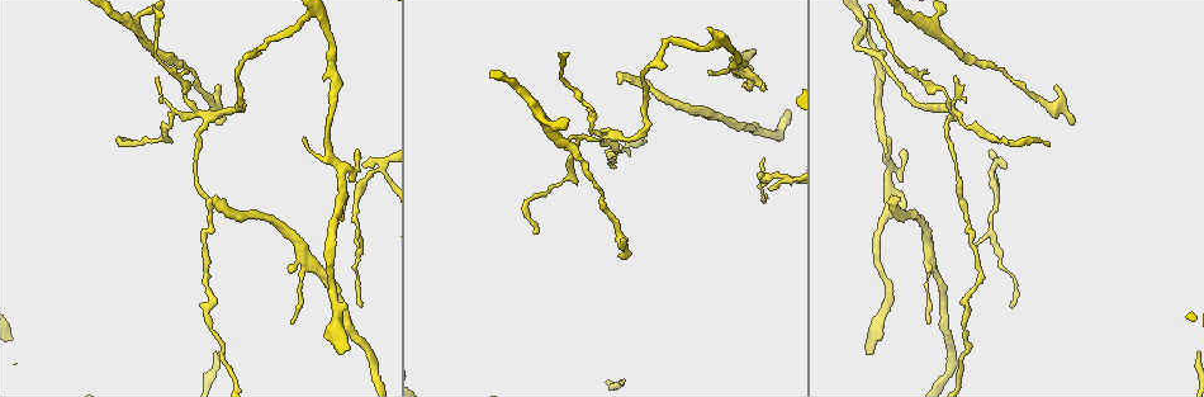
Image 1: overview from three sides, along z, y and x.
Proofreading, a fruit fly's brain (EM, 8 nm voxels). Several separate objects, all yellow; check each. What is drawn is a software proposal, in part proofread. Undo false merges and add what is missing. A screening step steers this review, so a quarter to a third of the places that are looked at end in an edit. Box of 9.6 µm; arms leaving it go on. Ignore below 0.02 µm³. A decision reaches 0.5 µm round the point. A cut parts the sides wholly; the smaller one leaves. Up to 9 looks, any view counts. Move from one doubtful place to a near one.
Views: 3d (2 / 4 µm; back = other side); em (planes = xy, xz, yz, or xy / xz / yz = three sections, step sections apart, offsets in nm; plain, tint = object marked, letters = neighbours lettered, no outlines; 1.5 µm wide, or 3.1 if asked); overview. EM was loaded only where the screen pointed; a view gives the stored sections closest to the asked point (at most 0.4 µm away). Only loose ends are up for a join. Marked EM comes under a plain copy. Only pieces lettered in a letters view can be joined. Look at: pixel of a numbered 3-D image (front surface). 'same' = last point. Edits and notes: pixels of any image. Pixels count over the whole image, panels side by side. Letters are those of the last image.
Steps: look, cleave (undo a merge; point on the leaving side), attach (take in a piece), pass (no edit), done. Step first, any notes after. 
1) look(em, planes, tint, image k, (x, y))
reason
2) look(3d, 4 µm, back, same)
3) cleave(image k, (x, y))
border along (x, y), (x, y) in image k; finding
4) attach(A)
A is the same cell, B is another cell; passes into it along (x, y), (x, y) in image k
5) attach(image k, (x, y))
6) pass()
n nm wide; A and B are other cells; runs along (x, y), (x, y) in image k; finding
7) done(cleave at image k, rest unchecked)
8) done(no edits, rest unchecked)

look(3d, 4 µm, image 1, (898, 200))

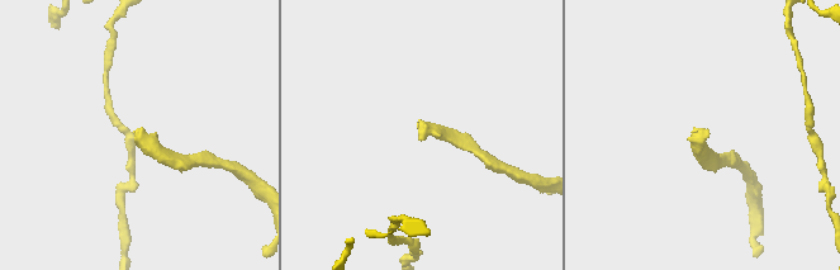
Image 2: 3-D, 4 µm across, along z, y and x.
look(em, planes, letters, image 2, (134, 133))
shape alone is not enough

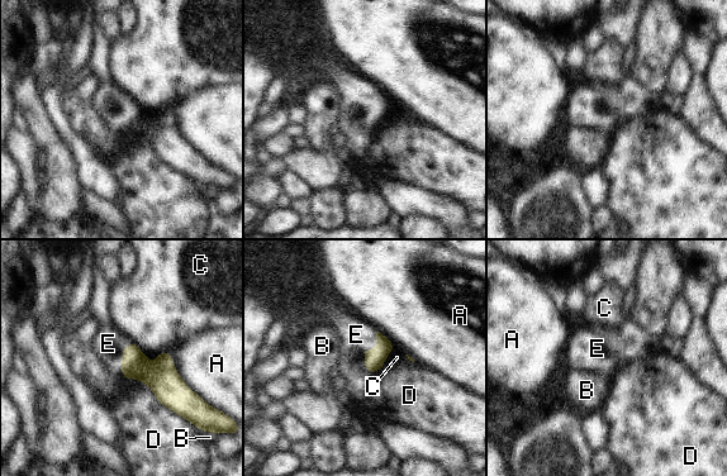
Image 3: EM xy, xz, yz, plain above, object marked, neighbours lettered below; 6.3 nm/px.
attach(E)
D touches over 460 nm; E is the same cell, A, B, C and D are other cells; passes into it along (375, 358), (369, 350), (356, 334) in image 3; the cell continues

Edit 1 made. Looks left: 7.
look(em, yz, step 8, tint, image 1, (870, 352))
thin end

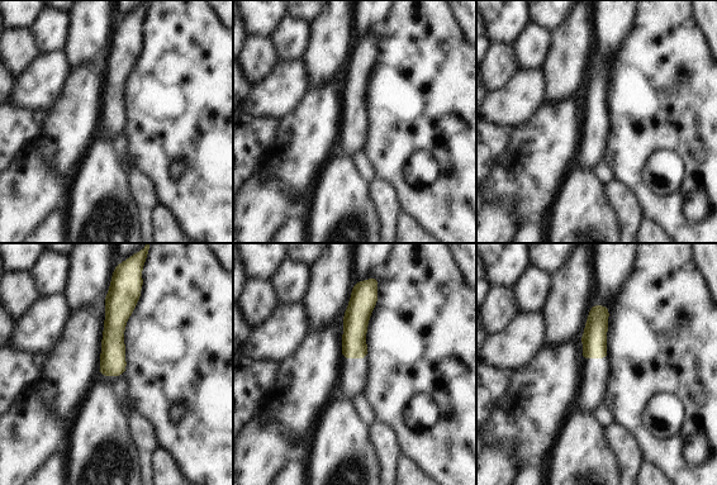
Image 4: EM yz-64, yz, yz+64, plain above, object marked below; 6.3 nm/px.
look(em, planes, letters, same)

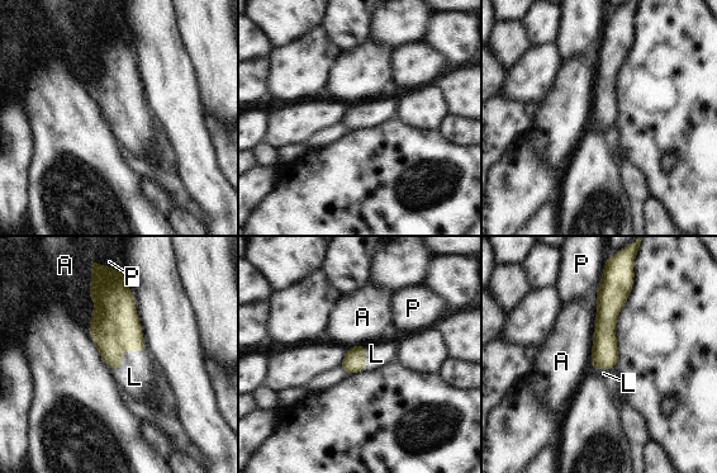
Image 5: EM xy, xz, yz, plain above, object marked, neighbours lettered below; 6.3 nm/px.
attach(L)
L is the same cell, A and P are other cells; passes into it along (114, 329), (122, 351), (134, 377) in image 5; it goes on there

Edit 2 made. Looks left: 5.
look(overview)
redraw

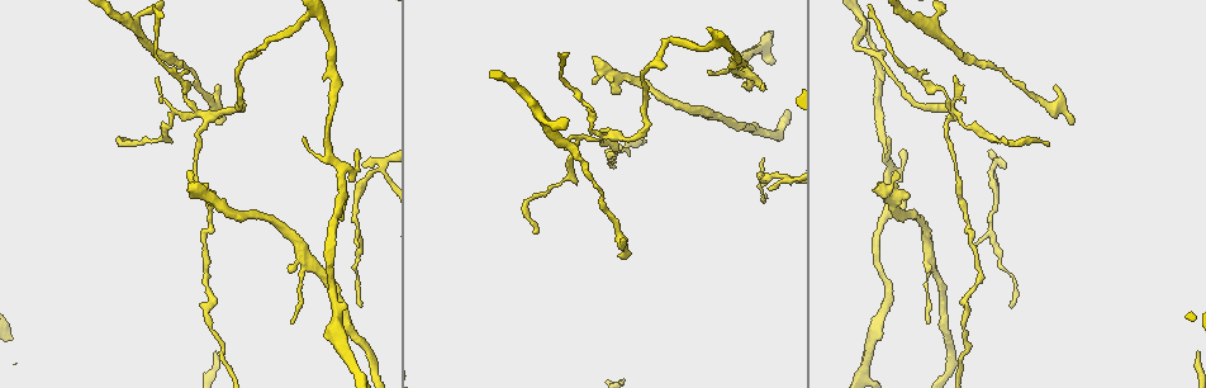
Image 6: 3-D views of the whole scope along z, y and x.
look(3d, 4 µm, back, image 6, (1070, 123))
thin end

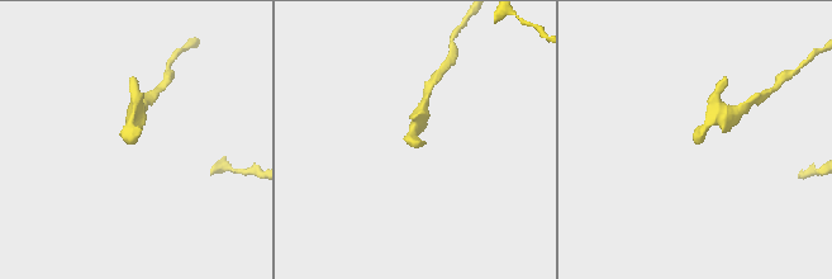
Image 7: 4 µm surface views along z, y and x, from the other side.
look(em, yz, step 8, letters, image 7, (420, 139))

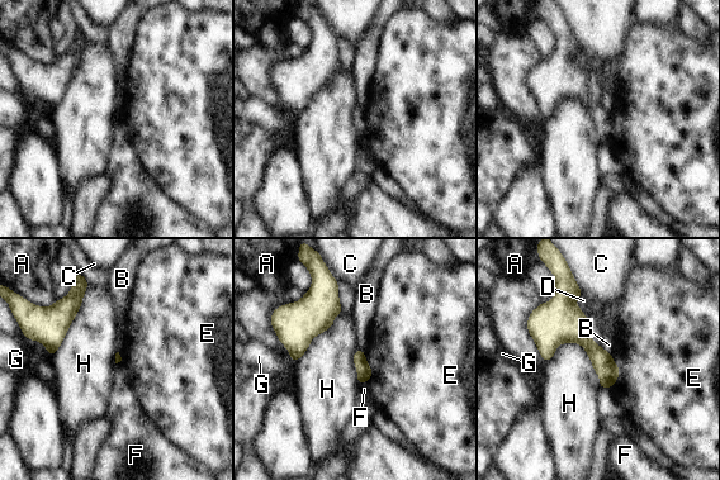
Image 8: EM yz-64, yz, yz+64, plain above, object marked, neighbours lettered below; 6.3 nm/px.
look(em, planes, letters, same)

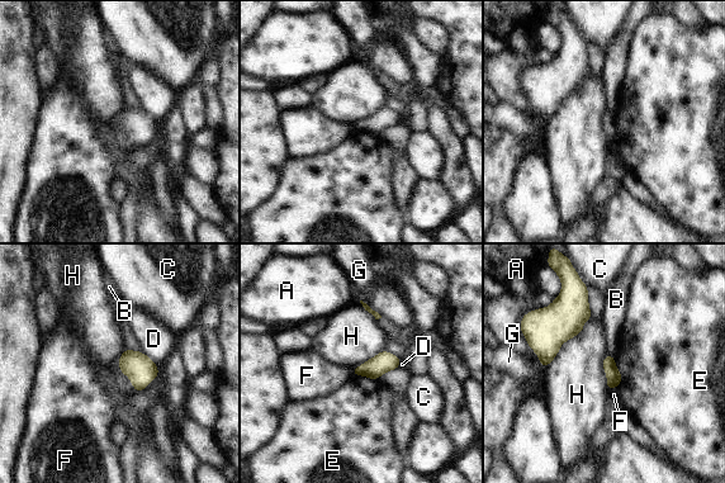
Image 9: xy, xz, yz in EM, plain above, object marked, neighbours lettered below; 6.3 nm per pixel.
pass()
A, B, C, D, E, F, G and H are other cells; border along (591, 317), (545, 367) in image 9; none of them fits

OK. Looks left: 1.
look(em, planes, letters, image 6, (993, 161))
abrupt turn

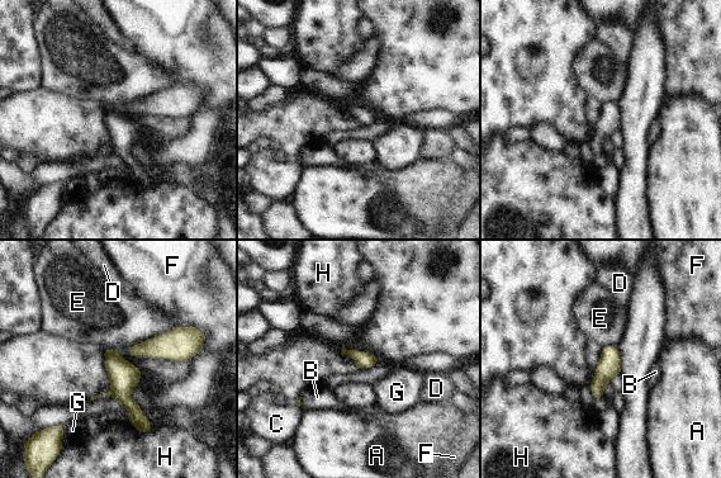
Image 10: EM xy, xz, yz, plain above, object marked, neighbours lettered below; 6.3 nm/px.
pass()
A, B, C, D, E, F, G and H are other cells; runs along (107, 351), (145, 429) in image 10; continuous, no second cell

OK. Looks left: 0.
done(attach at image 3, attach at image 5, rest unchecked)

